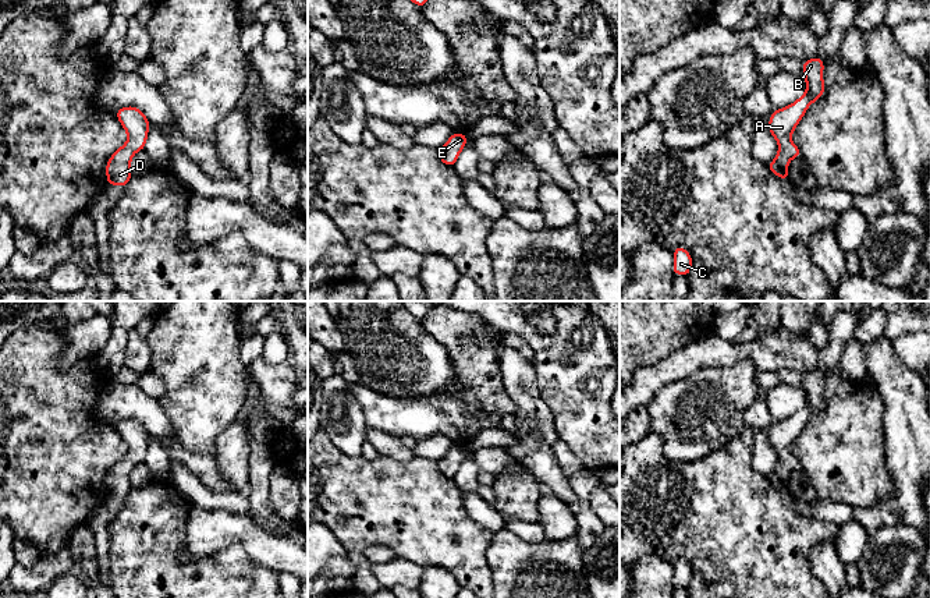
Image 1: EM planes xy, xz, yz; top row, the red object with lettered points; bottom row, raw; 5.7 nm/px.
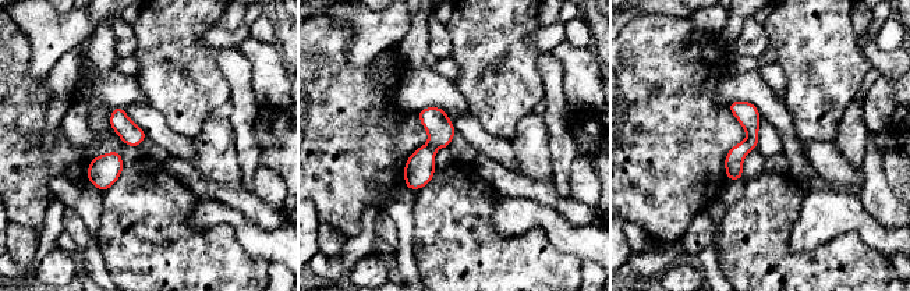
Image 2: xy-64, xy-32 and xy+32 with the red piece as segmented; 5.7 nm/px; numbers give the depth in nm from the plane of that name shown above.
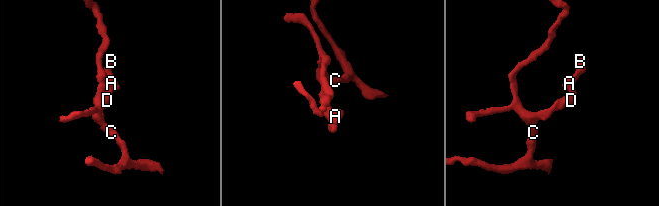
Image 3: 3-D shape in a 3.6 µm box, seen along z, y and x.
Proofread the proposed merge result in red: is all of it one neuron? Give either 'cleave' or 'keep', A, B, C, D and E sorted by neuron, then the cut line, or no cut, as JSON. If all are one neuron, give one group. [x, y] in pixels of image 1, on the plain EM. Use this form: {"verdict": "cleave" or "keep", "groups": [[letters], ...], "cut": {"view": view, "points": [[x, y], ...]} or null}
{"verdict": "keep", "groups": [["A", "B", "C", "D", "E"]], "cut": null}

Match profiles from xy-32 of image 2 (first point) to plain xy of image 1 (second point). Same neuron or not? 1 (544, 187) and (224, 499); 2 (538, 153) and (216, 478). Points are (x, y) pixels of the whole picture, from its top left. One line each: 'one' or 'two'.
1: one
2: two

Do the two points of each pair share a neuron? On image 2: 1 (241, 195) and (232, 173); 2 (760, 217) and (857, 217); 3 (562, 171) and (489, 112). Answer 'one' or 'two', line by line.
1: two
2: two
3: two

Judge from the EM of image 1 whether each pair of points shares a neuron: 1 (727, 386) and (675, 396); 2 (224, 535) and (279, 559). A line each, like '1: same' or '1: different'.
1: same
2: same

